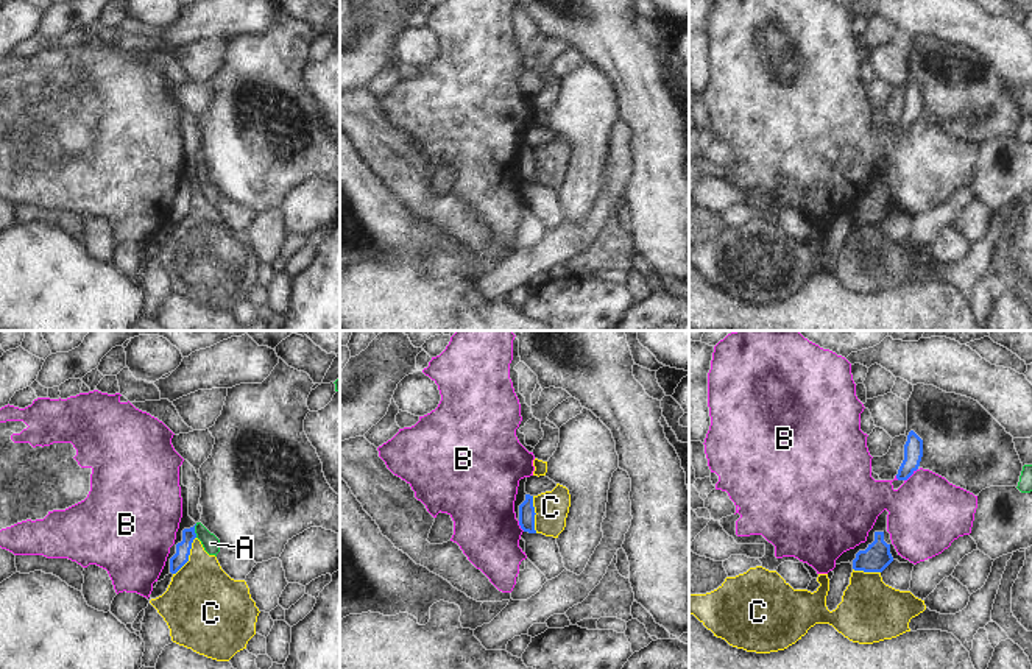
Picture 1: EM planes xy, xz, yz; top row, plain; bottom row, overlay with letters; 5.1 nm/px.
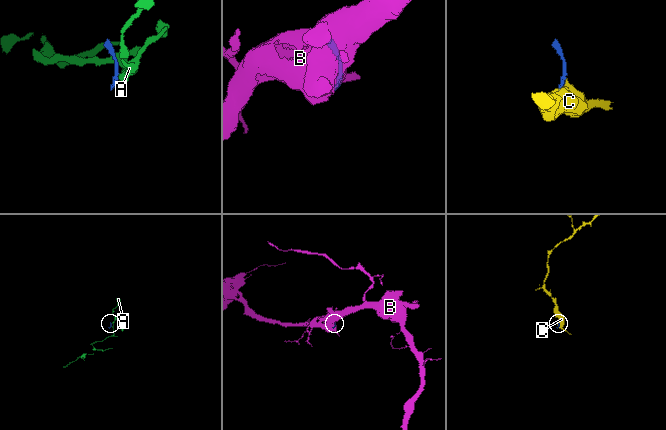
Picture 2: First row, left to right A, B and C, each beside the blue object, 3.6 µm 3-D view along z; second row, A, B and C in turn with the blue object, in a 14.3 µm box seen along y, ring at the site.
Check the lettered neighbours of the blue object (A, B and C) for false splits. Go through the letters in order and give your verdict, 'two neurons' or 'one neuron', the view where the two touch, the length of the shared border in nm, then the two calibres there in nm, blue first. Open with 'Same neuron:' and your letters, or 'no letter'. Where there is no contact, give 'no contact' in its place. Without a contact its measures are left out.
Same neuron: no letter
A: two neurons; meets blue in xy; contact 70 nm long; 80 nm thick on the blue side, 90 nm on the other
B: two neurons; meets blue in yz; contact 100 nm long; 100 nm thick on the blue side, 400 nm on the other
C: two neurons; meets blue in xy; contact 240 nm long; 80 nm thick on the blue side, 380 nm on the other

